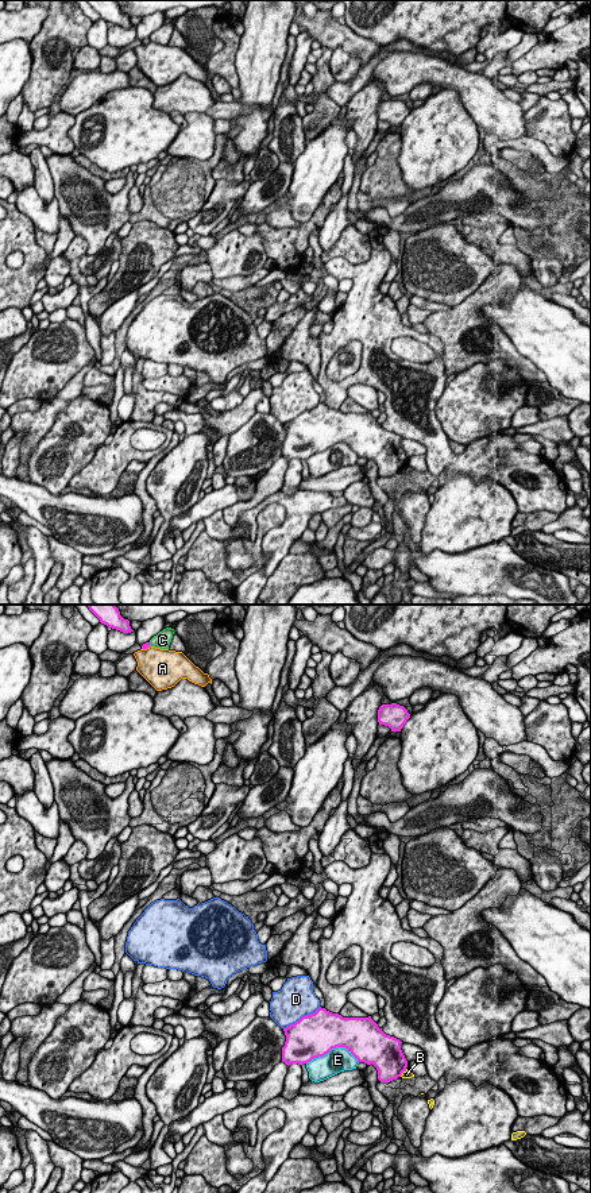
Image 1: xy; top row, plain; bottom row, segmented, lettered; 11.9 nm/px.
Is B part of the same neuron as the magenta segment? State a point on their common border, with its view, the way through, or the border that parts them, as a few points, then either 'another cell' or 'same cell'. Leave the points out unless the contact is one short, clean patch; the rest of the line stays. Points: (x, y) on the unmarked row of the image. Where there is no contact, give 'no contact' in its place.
meets magenta in xy at (402, 467); border along xy (406, 464), (400, 471); another cell

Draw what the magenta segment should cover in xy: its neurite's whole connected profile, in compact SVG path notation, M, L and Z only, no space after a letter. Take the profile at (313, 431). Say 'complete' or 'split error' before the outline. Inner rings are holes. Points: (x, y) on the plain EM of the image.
complete; M325 404L302 412L283 424L282 457L304 460L324 452L332 444L345 443L358 457L374 460L381 478L397 475L406 467L407 456L401 445L401 436L386 431L368 413L343 413Z

